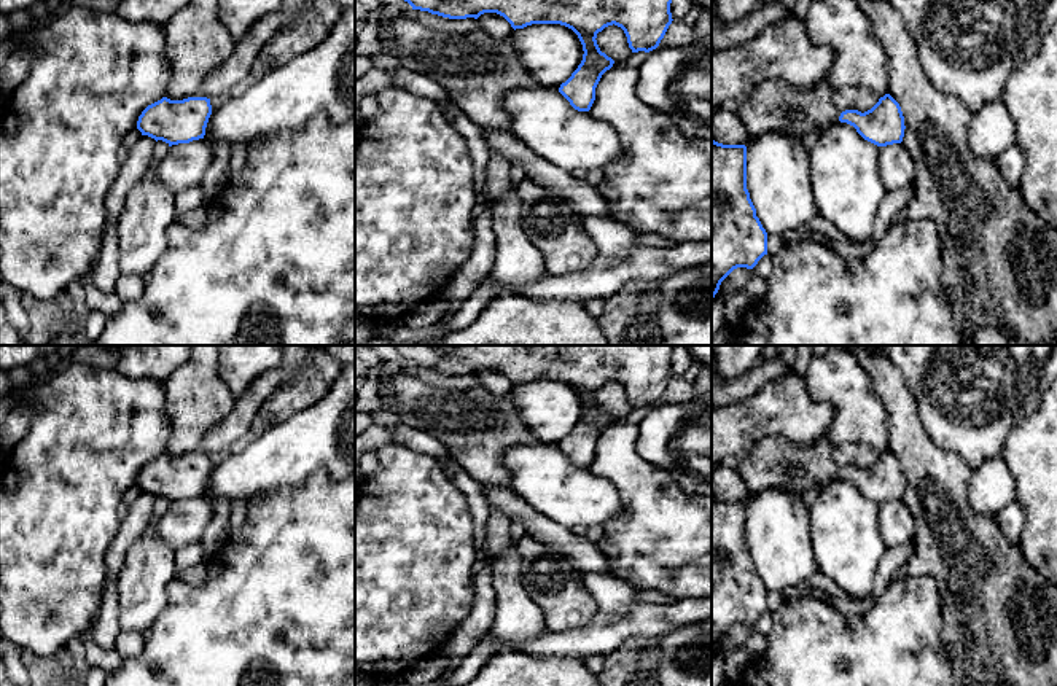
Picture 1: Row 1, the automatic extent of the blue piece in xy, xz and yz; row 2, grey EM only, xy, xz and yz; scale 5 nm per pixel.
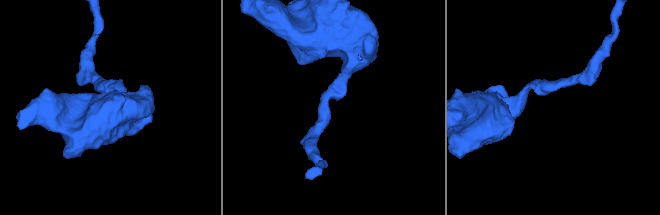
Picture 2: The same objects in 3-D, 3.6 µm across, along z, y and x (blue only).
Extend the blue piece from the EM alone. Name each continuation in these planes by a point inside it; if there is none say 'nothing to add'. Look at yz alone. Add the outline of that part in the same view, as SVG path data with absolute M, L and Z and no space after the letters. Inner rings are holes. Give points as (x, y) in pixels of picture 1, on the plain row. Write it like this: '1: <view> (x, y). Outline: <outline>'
nothing to add

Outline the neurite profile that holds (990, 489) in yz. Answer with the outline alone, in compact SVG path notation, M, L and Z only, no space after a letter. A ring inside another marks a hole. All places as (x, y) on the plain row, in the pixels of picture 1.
M1003 455L985 460L971 471L968 501L976 513L987 516L997 516L1017 501L1016 482Z

